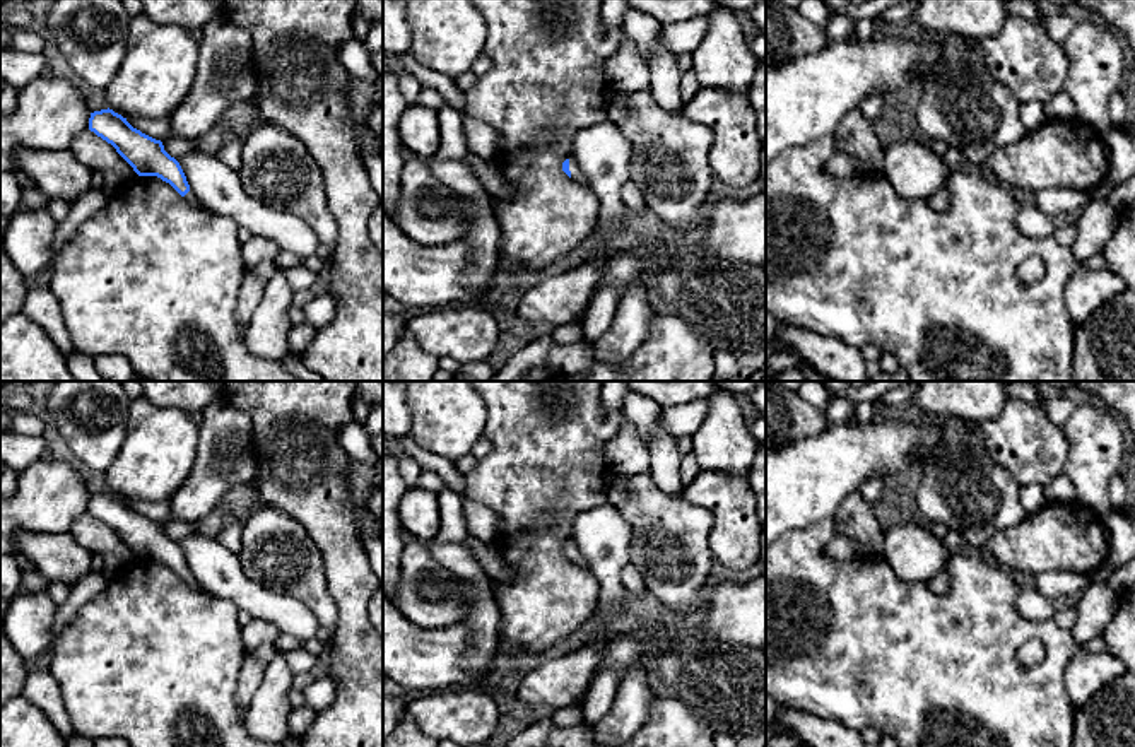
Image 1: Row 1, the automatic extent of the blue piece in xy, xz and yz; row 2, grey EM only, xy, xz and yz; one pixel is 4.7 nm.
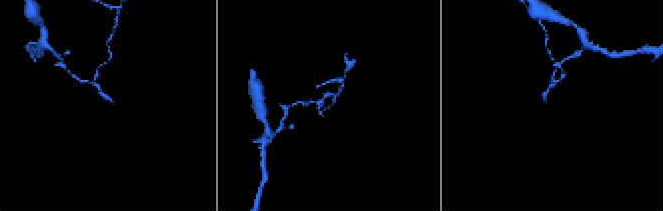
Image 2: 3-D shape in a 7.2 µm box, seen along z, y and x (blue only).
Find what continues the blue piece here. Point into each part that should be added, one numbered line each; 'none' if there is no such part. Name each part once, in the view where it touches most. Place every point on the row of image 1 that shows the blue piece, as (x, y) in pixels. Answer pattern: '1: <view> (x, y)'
1: xz (576, 173)

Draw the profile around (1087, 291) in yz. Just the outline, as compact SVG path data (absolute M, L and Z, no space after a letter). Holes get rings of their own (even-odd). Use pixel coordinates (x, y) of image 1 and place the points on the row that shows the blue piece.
M1079 265L1068 280L1063 301L1077 326L1123 291L1126 291L1125 282L1111 270L1087 270Z

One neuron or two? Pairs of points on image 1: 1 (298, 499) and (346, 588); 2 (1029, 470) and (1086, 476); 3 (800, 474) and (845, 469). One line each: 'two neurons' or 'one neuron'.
1: one neuron
2: two neurons
3: one neuron

